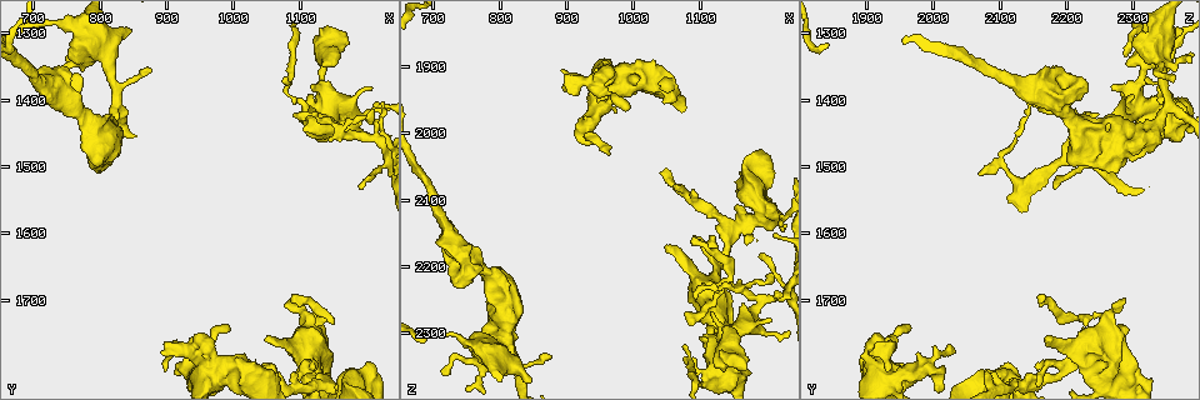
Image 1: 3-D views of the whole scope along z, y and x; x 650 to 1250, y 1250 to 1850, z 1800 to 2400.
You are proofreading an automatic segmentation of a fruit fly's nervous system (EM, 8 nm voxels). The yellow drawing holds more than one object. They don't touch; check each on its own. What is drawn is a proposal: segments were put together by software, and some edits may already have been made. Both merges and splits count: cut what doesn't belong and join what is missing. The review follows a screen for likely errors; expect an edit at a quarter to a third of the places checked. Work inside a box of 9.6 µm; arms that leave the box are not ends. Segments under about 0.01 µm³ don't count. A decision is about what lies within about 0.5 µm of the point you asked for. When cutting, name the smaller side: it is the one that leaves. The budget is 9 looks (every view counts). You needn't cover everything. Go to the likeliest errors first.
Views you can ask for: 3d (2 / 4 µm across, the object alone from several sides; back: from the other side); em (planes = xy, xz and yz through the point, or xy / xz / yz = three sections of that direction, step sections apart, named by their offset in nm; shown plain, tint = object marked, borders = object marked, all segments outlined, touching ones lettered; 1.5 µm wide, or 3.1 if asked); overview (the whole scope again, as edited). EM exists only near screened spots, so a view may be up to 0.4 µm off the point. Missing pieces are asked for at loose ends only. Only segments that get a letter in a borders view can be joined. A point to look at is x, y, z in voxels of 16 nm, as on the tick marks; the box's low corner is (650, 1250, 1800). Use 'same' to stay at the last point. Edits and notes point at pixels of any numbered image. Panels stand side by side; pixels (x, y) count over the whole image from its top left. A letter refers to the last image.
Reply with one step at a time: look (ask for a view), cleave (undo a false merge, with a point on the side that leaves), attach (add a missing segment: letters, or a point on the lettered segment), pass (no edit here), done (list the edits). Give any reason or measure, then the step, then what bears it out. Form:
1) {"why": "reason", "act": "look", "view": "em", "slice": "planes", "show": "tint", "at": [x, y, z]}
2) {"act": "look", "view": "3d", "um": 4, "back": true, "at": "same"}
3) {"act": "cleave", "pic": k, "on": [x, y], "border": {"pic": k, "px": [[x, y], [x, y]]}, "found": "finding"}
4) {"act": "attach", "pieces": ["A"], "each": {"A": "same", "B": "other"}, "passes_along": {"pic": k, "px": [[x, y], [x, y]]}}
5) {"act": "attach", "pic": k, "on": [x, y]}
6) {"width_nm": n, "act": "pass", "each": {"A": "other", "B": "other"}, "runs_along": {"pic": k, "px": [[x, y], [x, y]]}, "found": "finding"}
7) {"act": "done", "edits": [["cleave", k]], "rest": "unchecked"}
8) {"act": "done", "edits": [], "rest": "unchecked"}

{"why": "sharp bend", "act": "look", "view": "em", "slice": "yz", "step": 8, "show": "tint", "at": [1220, 1415, 2145]}

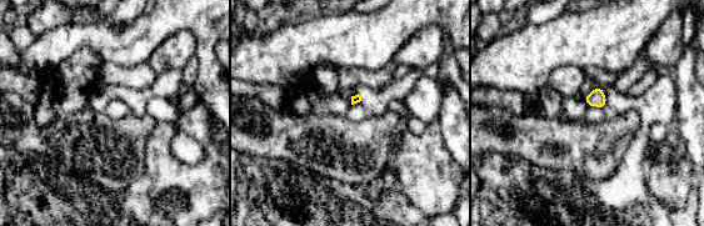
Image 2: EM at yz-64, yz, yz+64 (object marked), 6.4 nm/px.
{"act": "look", "view": "em", "slice": "planes", "show": "borders", "at": "same"}

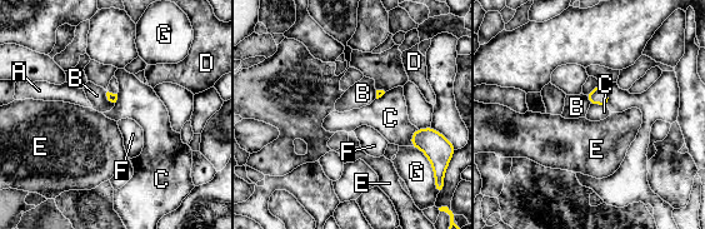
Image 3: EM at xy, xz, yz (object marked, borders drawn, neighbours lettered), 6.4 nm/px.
{"longest_contact_nm": ["G", 150], "act": "pass", "each": {"A": "other", "B": "other", "C": "other", "D": "other", "E": "other", "F": "other", "G": "other"}, "border": {"pic": 3, "px": [[585, 95], [590, 103]]}, "found": "one neuron here"}

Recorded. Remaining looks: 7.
{"why": "three arms meet", "act": "look", "view": "3d", "um": 2, "at": [825, 1405, 2355]}

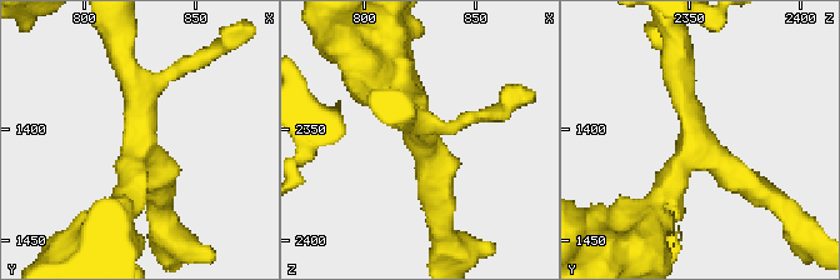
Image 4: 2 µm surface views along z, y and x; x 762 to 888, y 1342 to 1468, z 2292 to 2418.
{"act": "look", "view": "em", "slice": "yz", "step": 4, "show": "borders", "at": [826, 1408, 2353]}

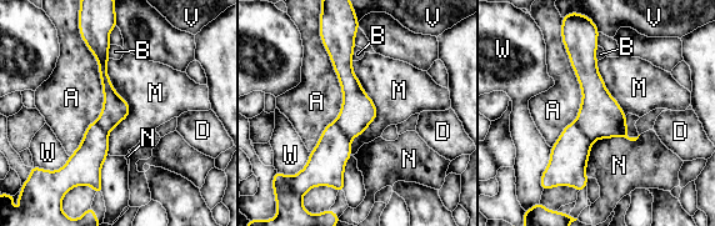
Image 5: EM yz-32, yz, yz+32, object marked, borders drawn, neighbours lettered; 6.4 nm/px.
{"act": "look", "view": "em", "slice": "planes", "show": "borders", "at": "same"}

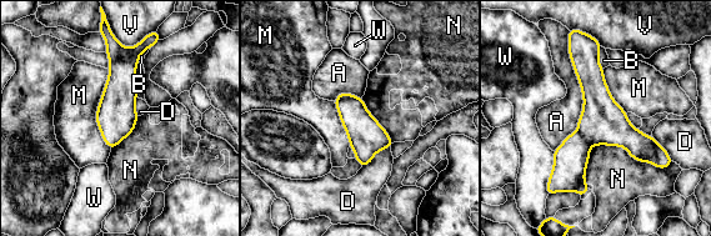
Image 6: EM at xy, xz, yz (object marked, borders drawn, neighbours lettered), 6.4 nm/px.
{"act": "cleave", "pic": 6, "on": [364, 131], "each": {"A": "other", "B": "other", "D": "other", "M": "other", "N": "other", "V": "other", "W": "other"}, "part_leaving": {"pic": 6, "px": [[594, 45], [597, 104], [660, 164]]}, "found": "two neurons meet here"}

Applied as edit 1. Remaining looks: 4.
{"why": "redraw", "act": "look", "view": "overview"}

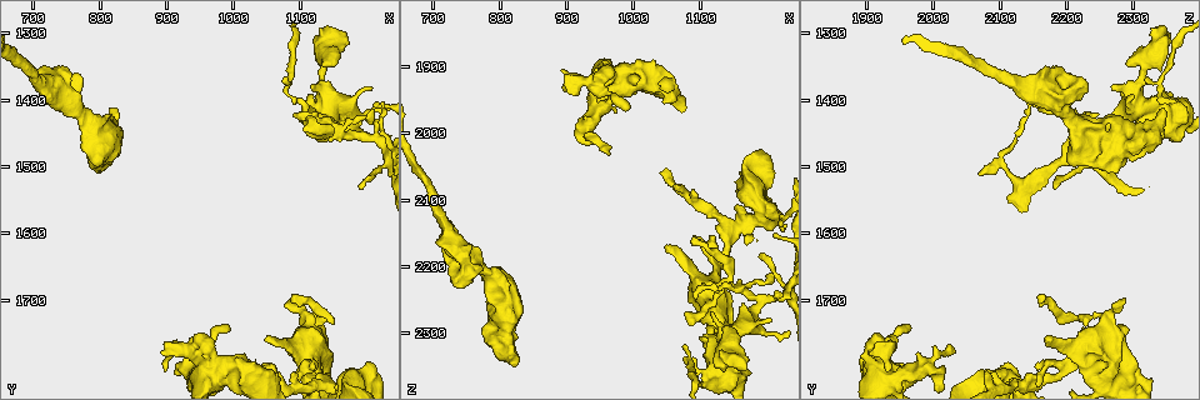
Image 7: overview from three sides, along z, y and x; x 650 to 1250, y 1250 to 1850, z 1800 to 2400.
{"act": "look", "view": "3d", "um": 2, "back": true, "at": [1195, 1450, 2250]}

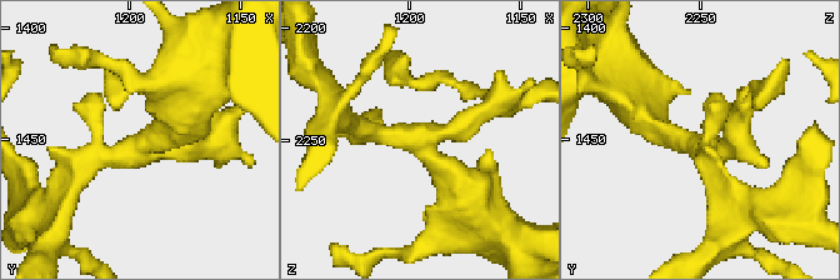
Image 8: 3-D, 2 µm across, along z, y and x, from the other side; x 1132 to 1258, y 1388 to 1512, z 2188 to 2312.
{"act": "look", "view": "em", "slice": "planes", "show": "borders", "at": [1194, 1453, 2251]}

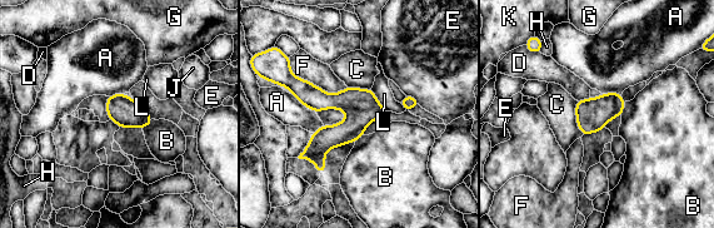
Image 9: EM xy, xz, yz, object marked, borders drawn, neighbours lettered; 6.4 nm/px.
{"width_nm": 190, "act": "pass", "each": {"A": "other", "B": "other", "C": "other", "D": "other", "E": "other", "F": "other", "G": "other", "H": "other", "J": "other", "K": "other", "L": "other"}, "found": "continuous, no second neuron"}

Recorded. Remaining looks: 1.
{"why": "free end", "act": "look", "view": "em", "slice": "planes", "show": "borders", "at": [975, 1755, 1915]}

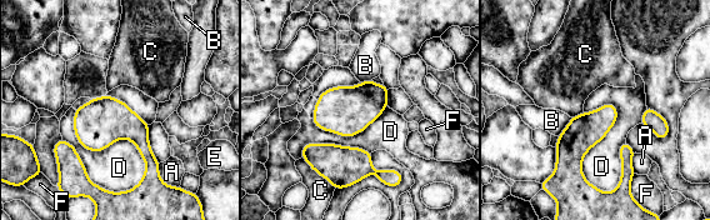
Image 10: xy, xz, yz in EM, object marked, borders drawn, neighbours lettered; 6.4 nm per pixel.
{"act": "pass", "each": {"A": "other", "B": "other", "C": "other", "D": "other", "E": "other", "F": "other"}, "border": {"pic": 10, "px": [[611, 103], [581, 164], [601, 190]]}, "found": "none of them fits"}

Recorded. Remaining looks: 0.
{"act": "done", "edits": [["cleave", 6]], "rest": "unchecked"}

